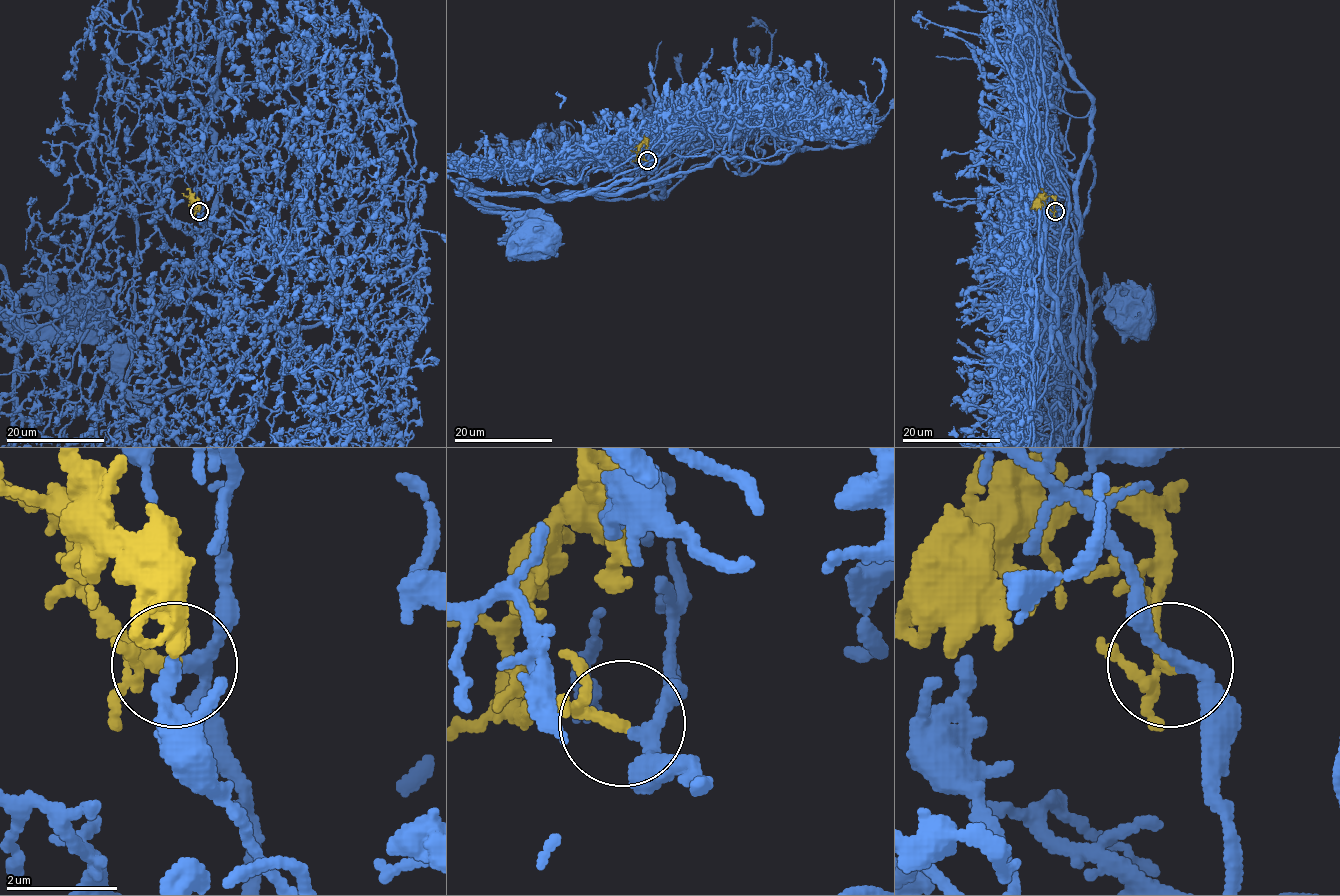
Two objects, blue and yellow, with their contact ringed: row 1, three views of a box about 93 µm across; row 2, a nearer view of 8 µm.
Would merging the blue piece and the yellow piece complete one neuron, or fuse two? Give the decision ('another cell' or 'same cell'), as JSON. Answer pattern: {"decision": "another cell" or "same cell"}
{"decision": "same cell"}

